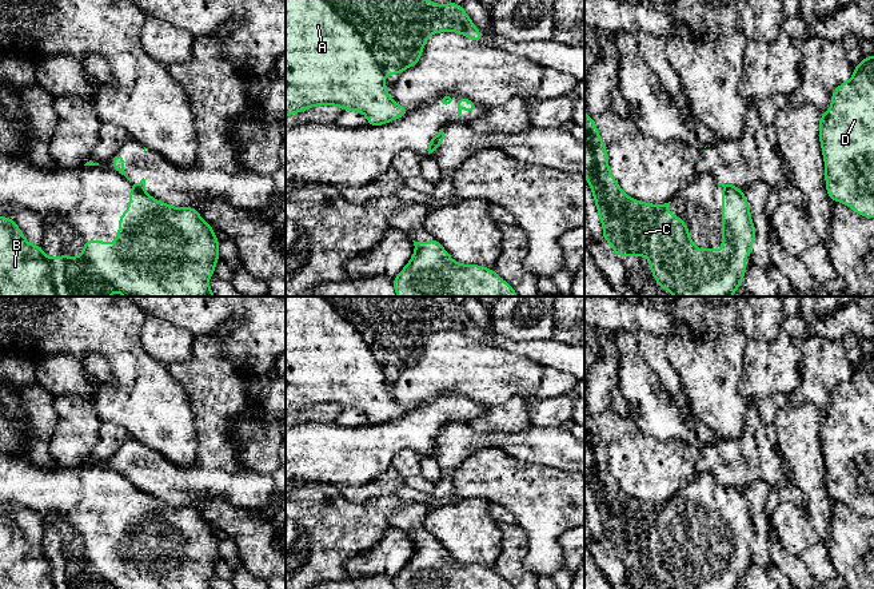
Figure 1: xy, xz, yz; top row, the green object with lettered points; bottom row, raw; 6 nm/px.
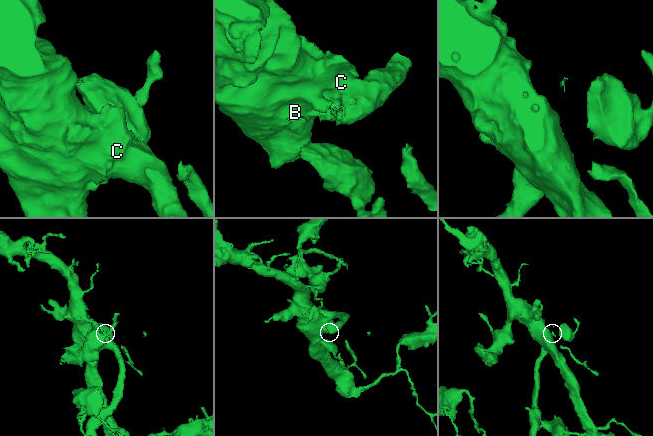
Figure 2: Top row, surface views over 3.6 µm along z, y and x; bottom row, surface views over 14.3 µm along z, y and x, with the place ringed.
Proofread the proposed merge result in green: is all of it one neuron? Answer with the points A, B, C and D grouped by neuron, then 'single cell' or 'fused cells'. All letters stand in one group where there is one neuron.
A B D / C | fused cells

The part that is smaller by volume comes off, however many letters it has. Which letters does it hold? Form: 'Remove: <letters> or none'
Remove: C

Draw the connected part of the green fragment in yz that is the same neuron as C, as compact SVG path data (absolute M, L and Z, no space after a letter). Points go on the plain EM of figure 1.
M584 414L584 473L592 490L598 514L603 525L603 538L610 542L616 556L647 556L650 569L657 582L663 589L737 589L746 573L745 557L751 556L751 545L755 540L755 525L750 514L750 504L745 490L739 487L723 487L722 492L722 548L699 549L690 538L686 522L669 512L670 502L651 504L638 501L626 494L614 478L608 467L608 454L592 415Z

